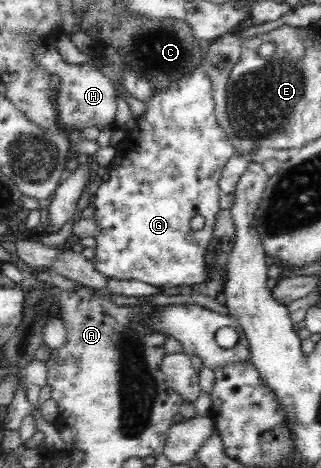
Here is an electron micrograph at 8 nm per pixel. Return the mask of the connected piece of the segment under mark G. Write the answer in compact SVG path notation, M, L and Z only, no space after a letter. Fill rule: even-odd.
M195 68L193 72L185 74L177 83L171 84L169 87L163 87L153 94L153 98L146 103L146 110L141 116L134 120L134 127L127 135L127 139L119 143L116 148L117 154L113 161L108 165L109 178L104 183L99 182L98 189L94 189L91 205L94 206L94 220L97 221L98 231L94 234L97 245L95 246L96 255L93 260L95 268L107 278L115 278L117 280L137 280L151 286L166 289L168 287L181 287L184 285L191 288L204 285L209 281L207 269L207 248L212 237L213 225L215 225L216 212L220 209L220 187L218 182L220 174L226 162L237 153L234 152L234 146L228 140L226 133L219 126L216 114L214 113L214 100L212 97L212 84L204 68ZM195 216L201 216L204 220L203 227L199 230L191 228L191 220Z

